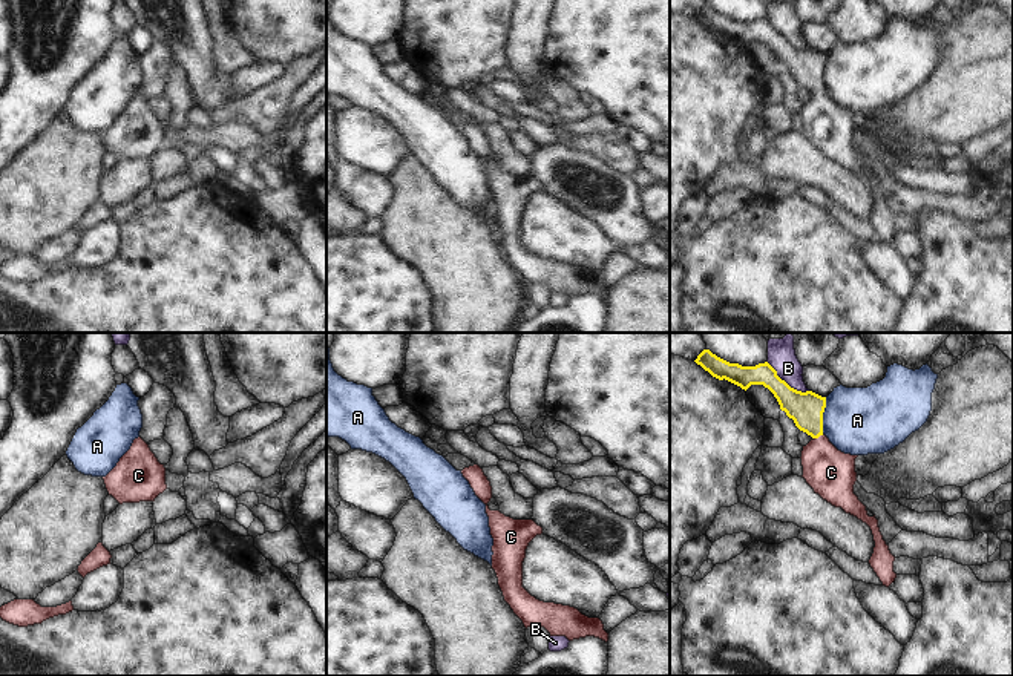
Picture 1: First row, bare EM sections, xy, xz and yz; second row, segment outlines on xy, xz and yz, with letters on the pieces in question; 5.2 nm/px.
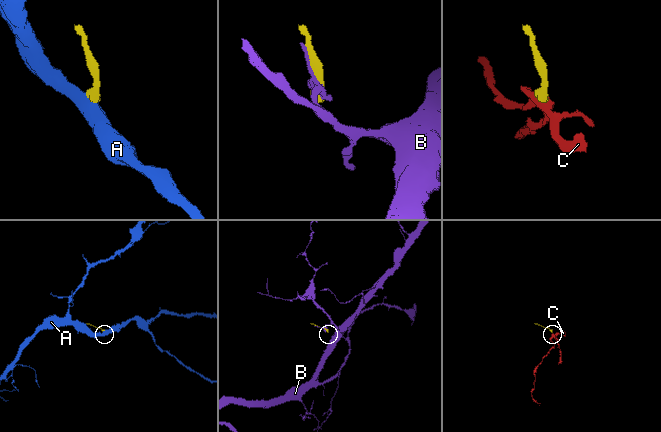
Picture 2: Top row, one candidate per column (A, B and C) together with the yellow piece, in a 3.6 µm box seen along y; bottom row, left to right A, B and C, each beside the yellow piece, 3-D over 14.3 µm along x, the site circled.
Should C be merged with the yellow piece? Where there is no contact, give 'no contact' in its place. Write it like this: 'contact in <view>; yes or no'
contact in yz; yes

